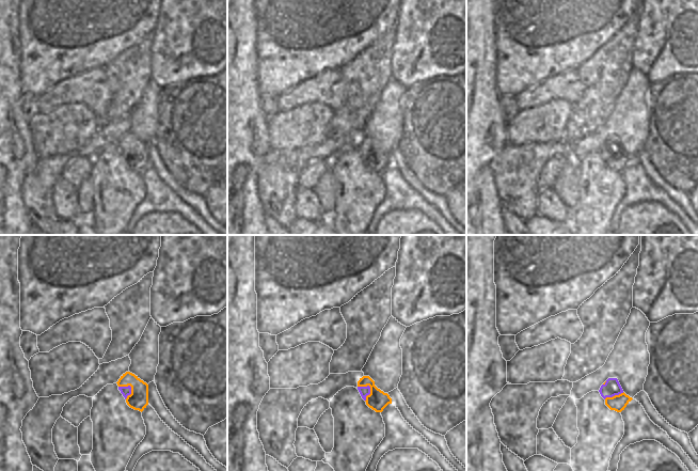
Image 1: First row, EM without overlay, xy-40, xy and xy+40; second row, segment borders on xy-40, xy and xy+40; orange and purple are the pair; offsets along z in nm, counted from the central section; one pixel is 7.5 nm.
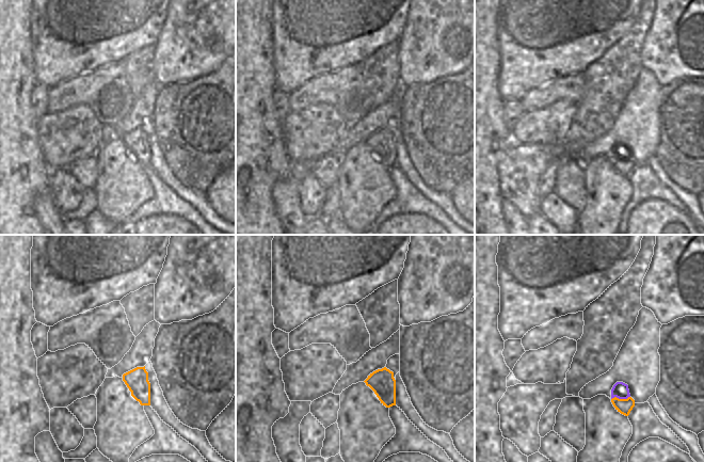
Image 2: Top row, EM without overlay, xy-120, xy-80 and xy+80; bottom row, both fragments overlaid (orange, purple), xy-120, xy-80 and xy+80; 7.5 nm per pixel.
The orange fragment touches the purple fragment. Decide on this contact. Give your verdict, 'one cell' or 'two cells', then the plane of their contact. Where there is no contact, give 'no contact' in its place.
one cell | xy

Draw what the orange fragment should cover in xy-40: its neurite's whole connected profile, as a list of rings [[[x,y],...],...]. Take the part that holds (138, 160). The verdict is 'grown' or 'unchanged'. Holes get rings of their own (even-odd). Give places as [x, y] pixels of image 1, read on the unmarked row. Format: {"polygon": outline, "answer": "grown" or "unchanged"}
{"polygon": [[[126,132],[116,143],[127,166],[143,172],[148,166],[148,145],[130,132]]], "answer": "grown"}

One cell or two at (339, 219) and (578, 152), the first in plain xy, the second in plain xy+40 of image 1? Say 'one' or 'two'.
two

